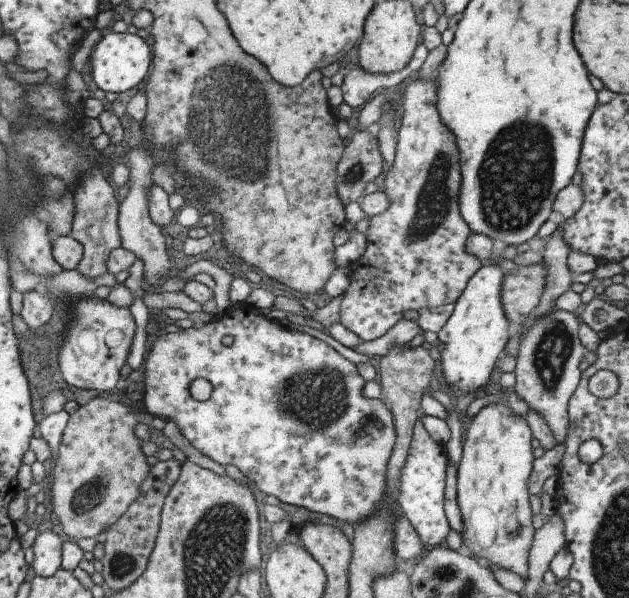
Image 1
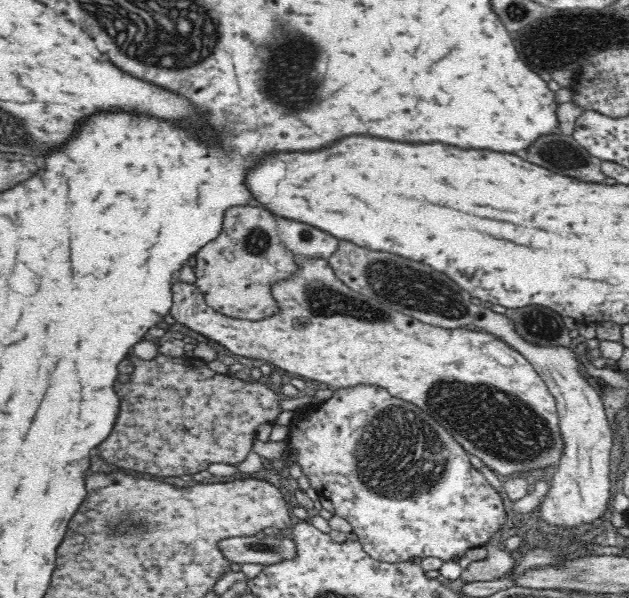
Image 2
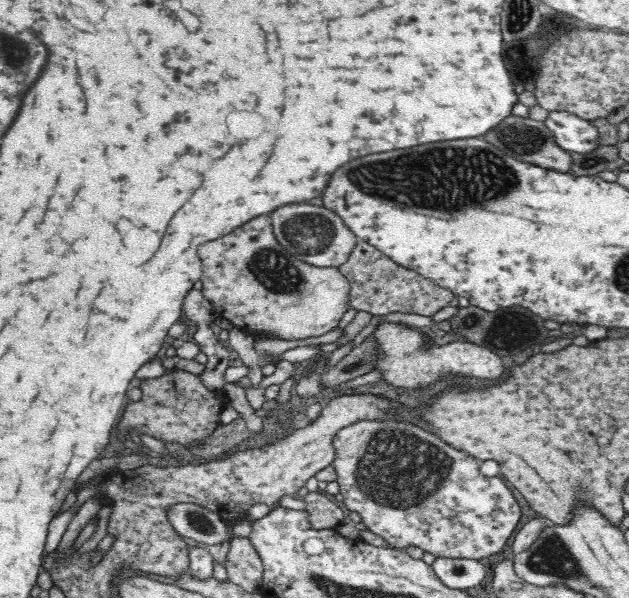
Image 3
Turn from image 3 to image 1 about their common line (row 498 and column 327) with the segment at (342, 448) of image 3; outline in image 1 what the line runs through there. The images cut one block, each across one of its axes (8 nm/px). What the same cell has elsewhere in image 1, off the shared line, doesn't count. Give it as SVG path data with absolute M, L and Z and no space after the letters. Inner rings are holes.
M241 303L232 306L228 312L219 315L215 314L213 320L203 324L201 328L191 327L171 334L166 333L159 336L153 344L148 341L141 371L145 373L145 378L143 378L146 388L144 404L147 412L157 418L163 418L163 420L175 423L180 434L193 448L221 466L227 464L235 466L243 476L253 481L259 491L265 495L273 495L281 502L305 508L305 510L317 514L326 514L350 525L361 522L363 518L367 518L367 514L375 514L375 510L381 508L379 502L381 502L383 492L385 492L385 466L387 466L394 446L392 416L381 400L369 400L369 398L363 396L362 390L365 380L359 377L356 366L335 352L327 342L309 336L304 332L286 329L279 323L279 320L269 320L267 316L263 316L259 312L259 309ZM228 336L233 339L232 344L224 346L221 343L226 341ZM195 378L209 380L211 396L207 400L197 402L197 400L193 400L189 396L187 386Z

